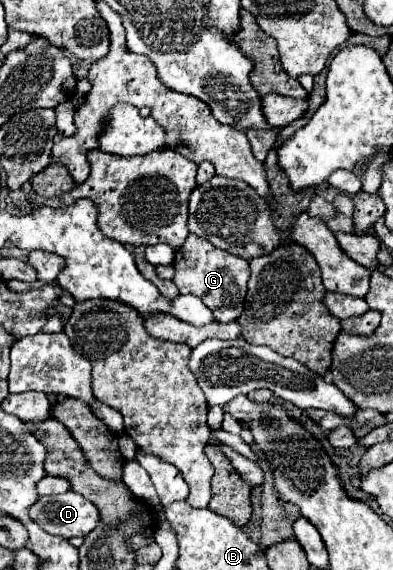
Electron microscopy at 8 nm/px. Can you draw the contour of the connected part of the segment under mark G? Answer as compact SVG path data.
M188 234L184 246L176 250L174 256L174 284L178 286L180 294L194 294L198 296L214 314L214 320L218 322L232 322L242 314L244 308L244 296L246 296L246 282L250 276L248 260L228 254L226 250L220 250L206 242L204 238L196 234Z

